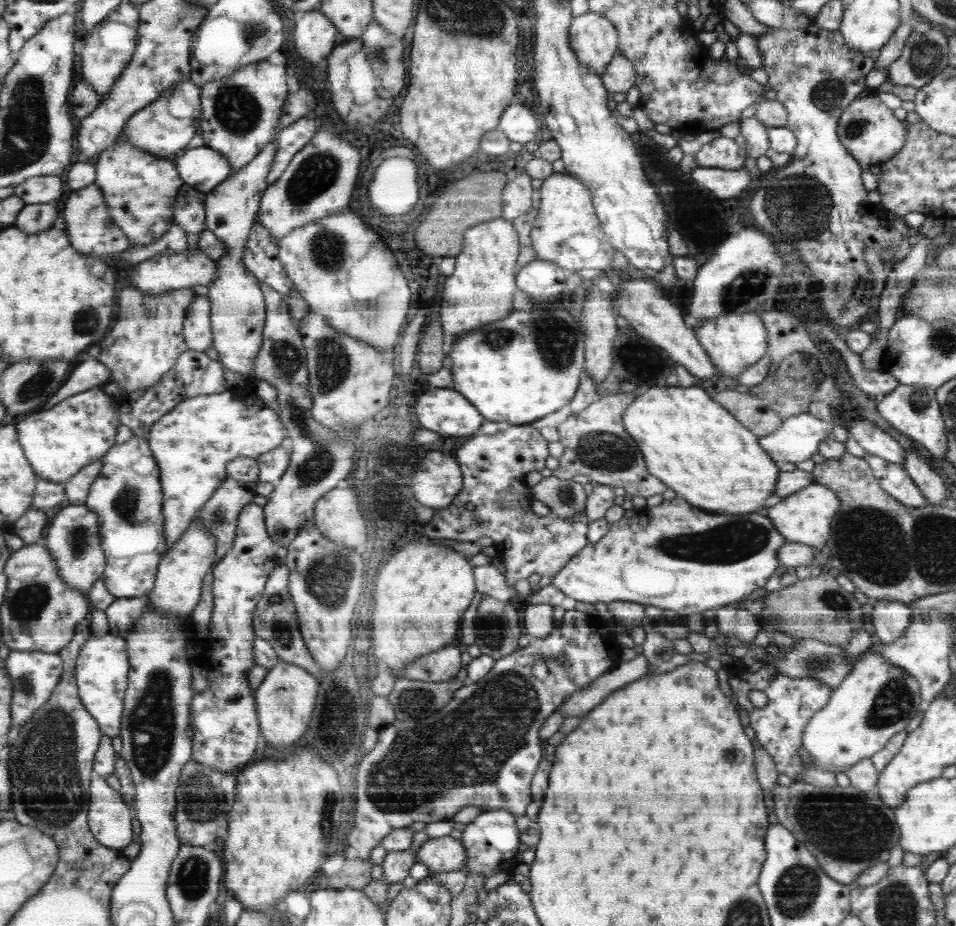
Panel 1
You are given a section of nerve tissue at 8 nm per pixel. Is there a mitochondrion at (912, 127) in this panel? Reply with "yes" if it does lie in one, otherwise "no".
no

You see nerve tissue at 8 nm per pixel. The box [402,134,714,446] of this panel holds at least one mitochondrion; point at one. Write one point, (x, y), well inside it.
(555, 340)

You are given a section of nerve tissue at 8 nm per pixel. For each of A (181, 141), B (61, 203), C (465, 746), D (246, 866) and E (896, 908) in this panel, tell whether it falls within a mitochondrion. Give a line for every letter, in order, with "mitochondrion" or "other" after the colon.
A: other
B: other
C: mitochondrion
D: other
E: mitochondrion

